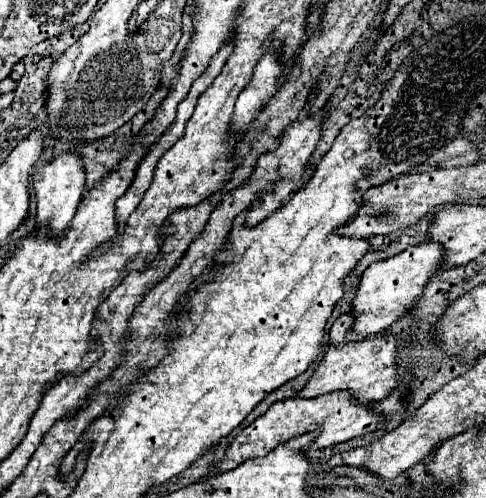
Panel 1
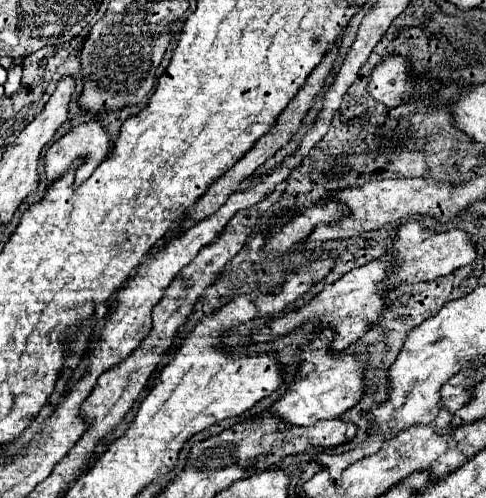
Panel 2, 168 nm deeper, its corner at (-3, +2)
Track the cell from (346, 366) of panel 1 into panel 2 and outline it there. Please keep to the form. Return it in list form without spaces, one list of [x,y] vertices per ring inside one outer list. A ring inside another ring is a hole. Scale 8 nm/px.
[[[331,348],[305,350],[305,356],[301,360],[301,374],[271,406],[271,412],[291,426],[315,426],[319,420],[339,418],[345,410],[363,400],[367,390],[367,368],[369,354],[341,354],[333,352]]]

